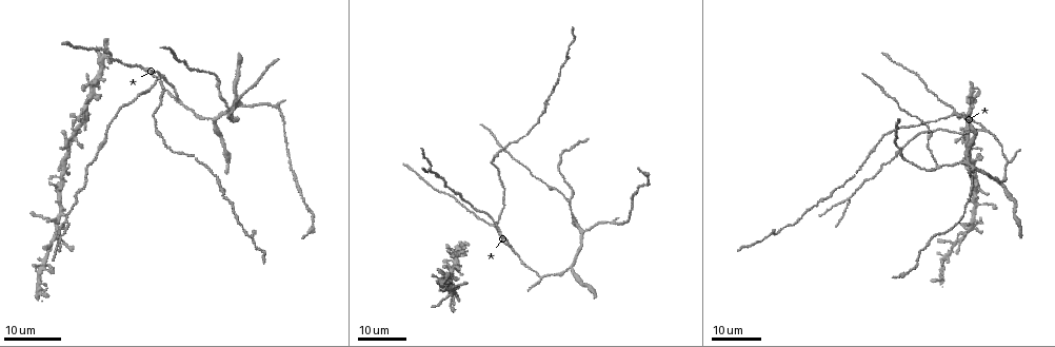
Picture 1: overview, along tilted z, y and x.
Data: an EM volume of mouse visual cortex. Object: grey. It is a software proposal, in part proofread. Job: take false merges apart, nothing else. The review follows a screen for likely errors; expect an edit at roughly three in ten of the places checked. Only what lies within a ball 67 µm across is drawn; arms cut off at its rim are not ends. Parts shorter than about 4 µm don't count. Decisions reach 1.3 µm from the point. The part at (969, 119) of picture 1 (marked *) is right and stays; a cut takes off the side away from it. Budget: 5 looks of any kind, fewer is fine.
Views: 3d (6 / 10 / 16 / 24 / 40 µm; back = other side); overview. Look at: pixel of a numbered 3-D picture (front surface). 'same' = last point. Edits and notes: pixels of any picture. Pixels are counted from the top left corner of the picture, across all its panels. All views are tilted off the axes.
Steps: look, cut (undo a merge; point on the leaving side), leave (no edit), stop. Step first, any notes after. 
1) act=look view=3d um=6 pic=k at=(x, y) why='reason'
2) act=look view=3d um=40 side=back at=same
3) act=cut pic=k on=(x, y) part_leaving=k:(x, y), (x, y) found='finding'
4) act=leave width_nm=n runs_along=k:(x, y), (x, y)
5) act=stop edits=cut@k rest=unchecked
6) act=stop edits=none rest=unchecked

act=look view=3d um=16 pic=1 at=(982, 129) why='arms part here'

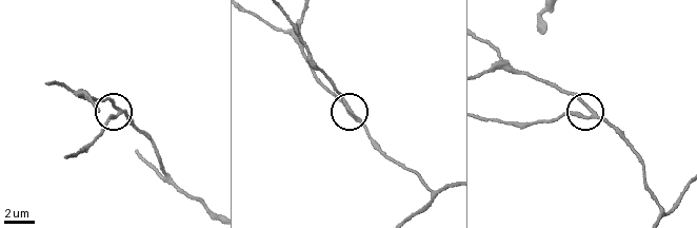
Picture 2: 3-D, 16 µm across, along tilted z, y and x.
act=look view=3d um=10 pic=2 at=(112, 115) why='zoom in'

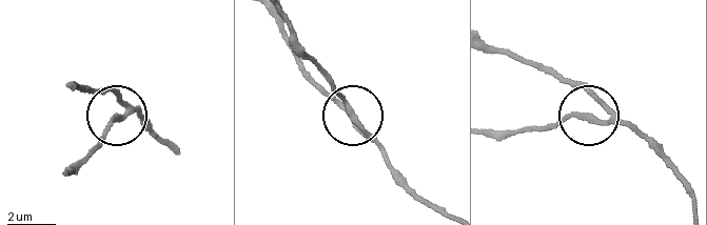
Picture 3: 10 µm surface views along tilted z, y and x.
act=leave side_arm_um=51 arms=3 found='all the same cell'

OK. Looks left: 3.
act=look view=3d um=16 pic=1 at=(241, 105) why='a fork'

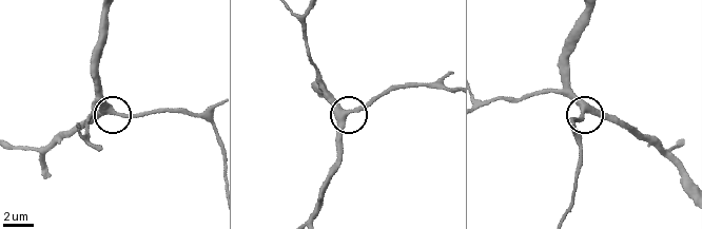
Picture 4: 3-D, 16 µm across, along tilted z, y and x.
act=look view=3d um=10 pic=4 at=(582, 111)

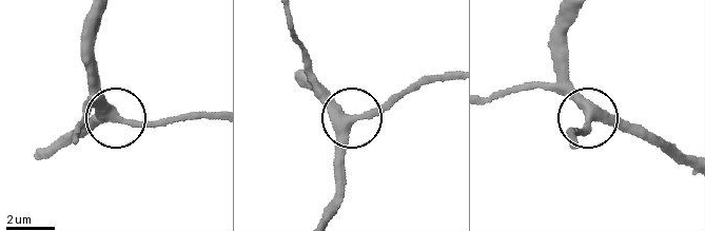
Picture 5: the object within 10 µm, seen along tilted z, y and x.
act=leave runs_along=5:(325, 217), (338, 189), (337, 162), (349, 118), (311, 77) found='continuous, no second cell'

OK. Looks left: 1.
act=stop edits=none rest=unchecked

